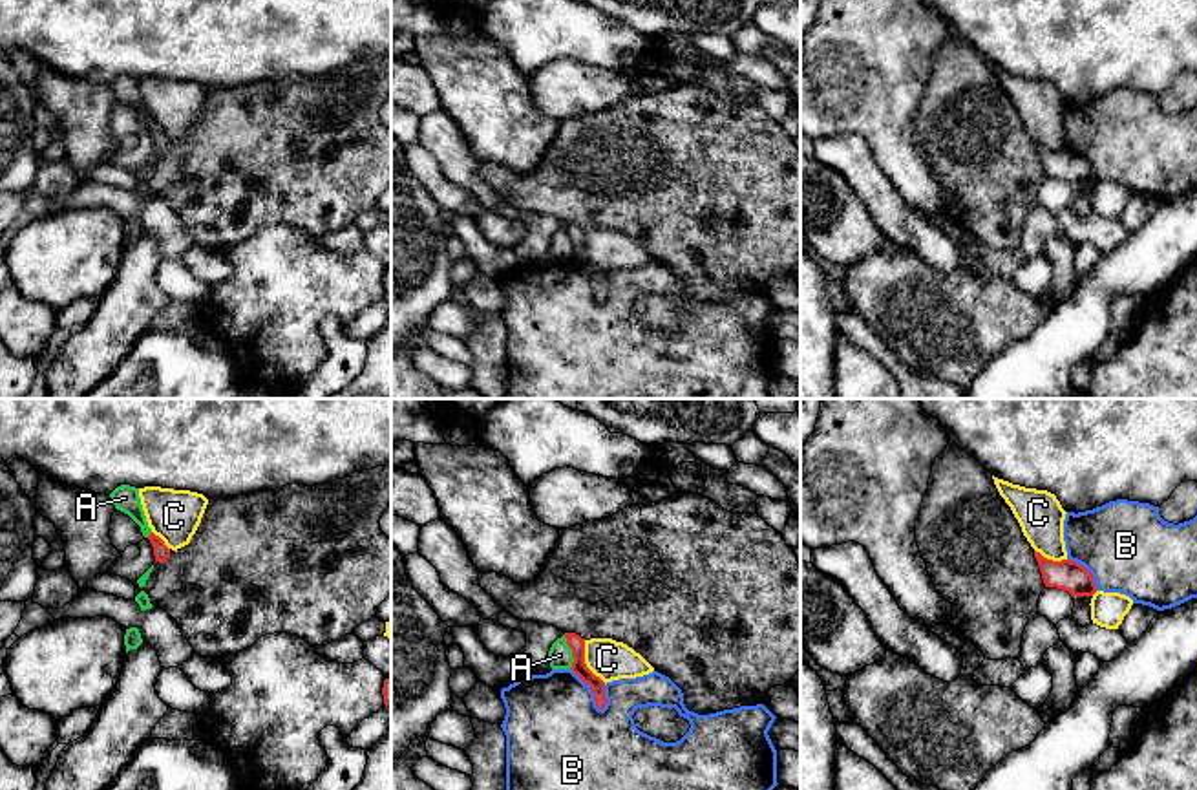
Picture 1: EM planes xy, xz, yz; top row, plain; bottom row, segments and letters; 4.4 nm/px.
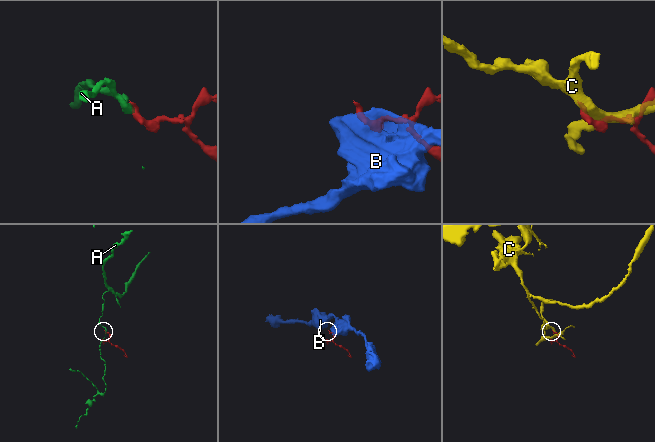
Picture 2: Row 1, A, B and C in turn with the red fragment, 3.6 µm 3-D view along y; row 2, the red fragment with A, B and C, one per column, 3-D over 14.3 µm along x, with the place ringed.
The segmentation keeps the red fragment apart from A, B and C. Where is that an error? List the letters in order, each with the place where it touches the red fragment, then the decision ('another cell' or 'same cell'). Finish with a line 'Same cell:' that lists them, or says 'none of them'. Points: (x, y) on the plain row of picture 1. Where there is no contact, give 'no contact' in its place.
A: contact xz (572, 242); another cell
B: contact xz (591, 278); another cell
C: contact xz (583, 253); another cell
Same cell: none of them

